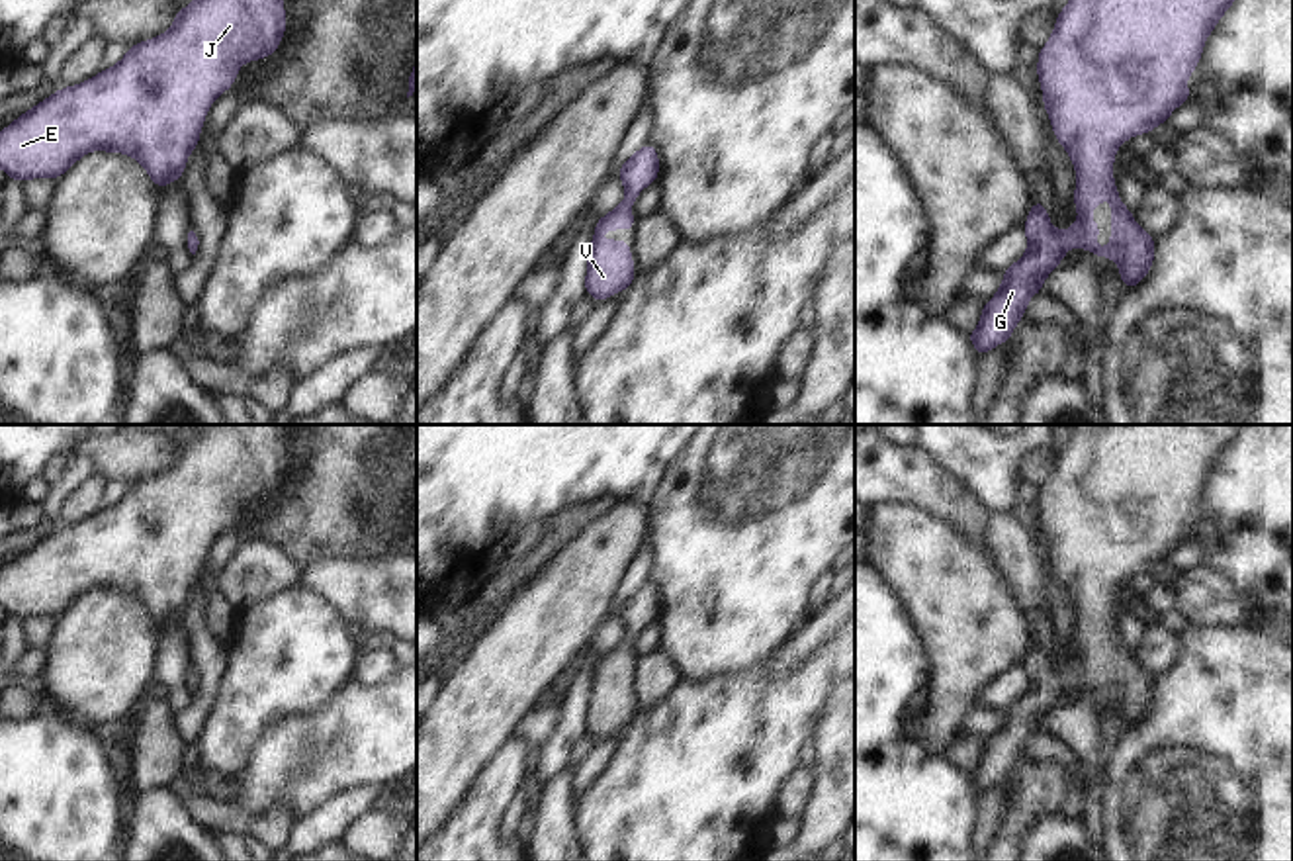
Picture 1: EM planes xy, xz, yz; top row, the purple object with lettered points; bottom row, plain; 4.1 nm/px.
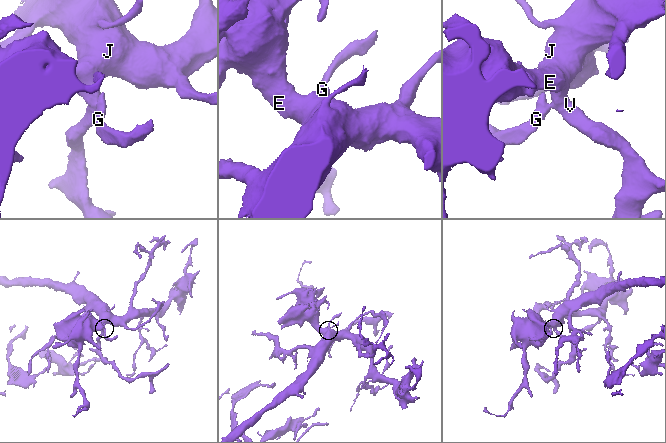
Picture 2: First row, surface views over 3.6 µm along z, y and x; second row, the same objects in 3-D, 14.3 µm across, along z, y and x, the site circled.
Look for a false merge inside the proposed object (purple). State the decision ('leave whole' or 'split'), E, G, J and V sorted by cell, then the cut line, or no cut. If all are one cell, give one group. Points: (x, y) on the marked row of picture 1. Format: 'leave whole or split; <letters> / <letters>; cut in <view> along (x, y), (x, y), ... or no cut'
leave whole; E G J V; no cut

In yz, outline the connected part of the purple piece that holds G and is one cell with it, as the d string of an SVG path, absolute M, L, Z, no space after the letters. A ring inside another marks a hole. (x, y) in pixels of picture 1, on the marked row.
M1070 0L1066 8L1056 14L1054 31L1039 51L1037 74L1054 137L1066 149L1078 172L1078 186L1074 188L1078 221L1068 231L1058 231L1050 225L1047 207L1035 200L1029 219L1023 223L1029 241L1027 252L1003 270L1003 282L998 294L984 303L978 327L966 335L968 340L974 342L978 356L984 356L1011 337L1015 325L1027 311L1029 297L1041 294L1048 272L1060 266L1062 256L1072 247L1082 247L1095 258L1113 258L1119 264L1125 288L1135 288L1150 272L1154 237L1133 221L1133 211L1123 205L1117 194L1117 184L1113 182L1115 151L1133 135L1150 133L1156 125L1168 121L1168 115L1180 104L1191 100L1187 92L1187 74L1197 68L1205 39L1232 2L1234 0ZM1103 196L1111 200L1111 245L1097 249L1093 243L1097 241L1099 227L1092 219L1090 209L1099 207Z

